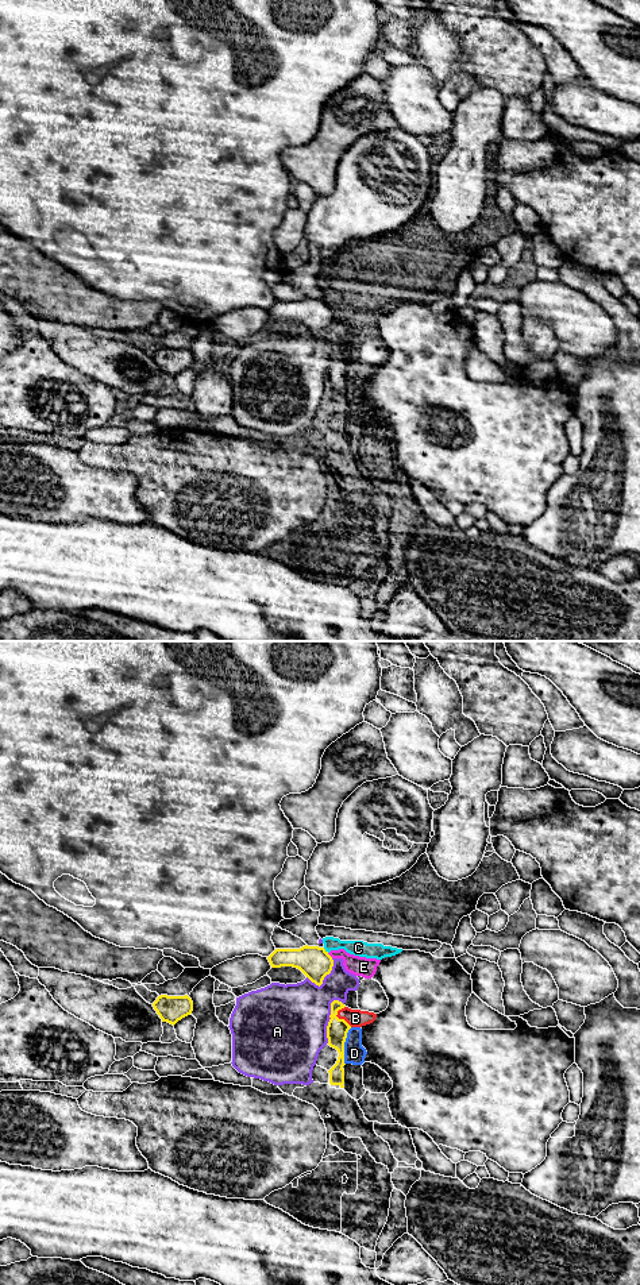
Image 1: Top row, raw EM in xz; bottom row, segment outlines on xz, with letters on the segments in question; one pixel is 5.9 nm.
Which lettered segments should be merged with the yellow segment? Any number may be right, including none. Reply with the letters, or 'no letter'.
no letter

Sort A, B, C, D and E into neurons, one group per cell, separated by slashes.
A / B C D E

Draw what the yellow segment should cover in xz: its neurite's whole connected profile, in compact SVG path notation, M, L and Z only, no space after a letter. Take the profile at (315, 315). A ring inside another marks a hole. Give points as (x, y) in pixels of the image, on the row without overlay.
M308 297L300 301L275 301L267 312L271 320L293 319L300 321L319 339L334 319L334 312L324 300Z

